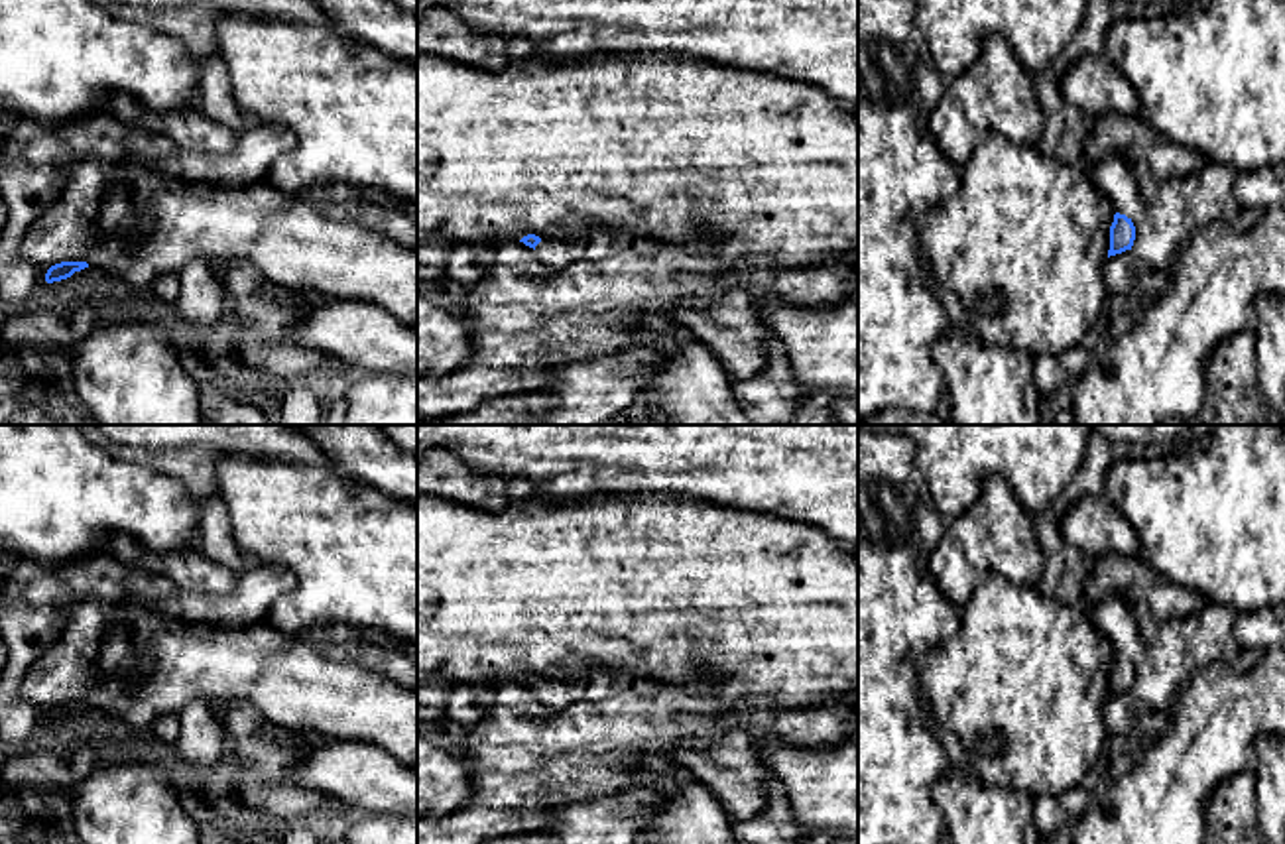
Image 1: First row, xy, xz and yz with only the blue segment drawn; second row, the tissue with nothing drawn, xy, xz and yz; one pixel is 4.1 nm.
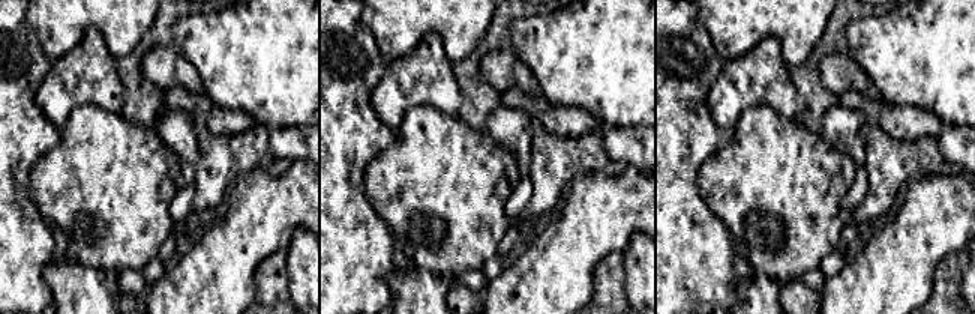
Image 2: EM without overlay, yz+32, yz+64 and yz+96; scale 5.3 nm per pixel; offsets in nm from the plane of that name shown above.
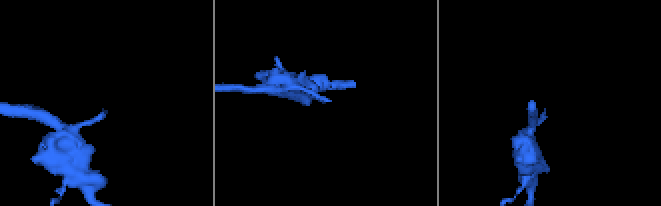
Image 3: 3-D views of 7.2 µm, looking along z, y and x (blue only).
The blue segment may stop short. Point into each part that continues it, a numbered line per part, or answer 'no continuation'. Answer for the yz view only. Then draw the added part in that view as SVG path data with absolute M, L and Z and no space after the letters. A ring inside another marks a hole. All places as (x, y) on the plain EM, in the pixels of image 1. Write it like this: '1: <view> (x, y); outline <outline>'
1: yz (1112, 614); outline M1124 594L1102 596L1088 608L1088 614L1094 626L1110 639L1114 653L1126 655L1137 669L1143 651L1132 598Z

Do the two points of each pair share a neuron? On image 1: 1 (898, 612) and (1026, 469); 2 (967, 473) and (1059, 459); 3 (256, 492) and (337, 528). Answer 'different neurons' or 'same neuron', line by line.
1: different neurons
2: same neuron
3: same neuron

